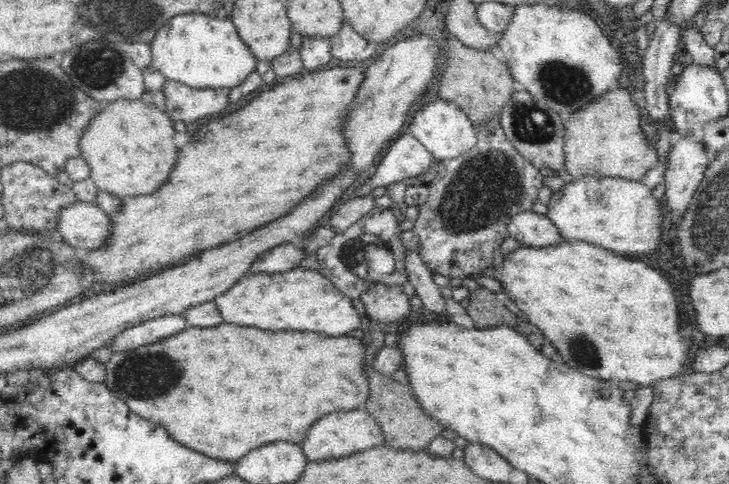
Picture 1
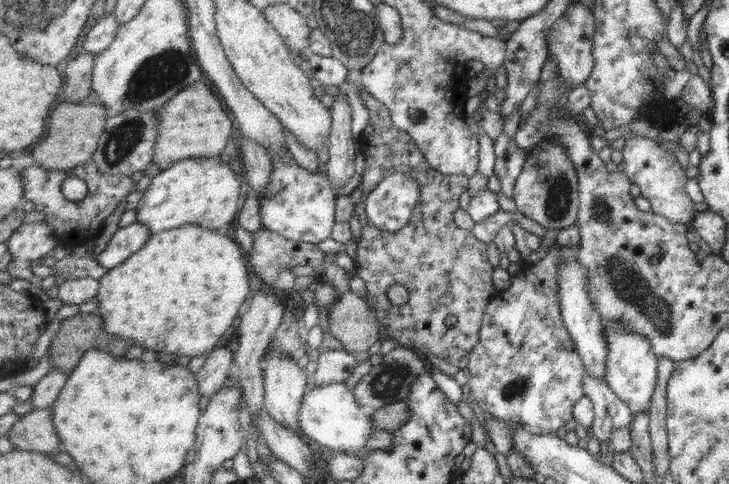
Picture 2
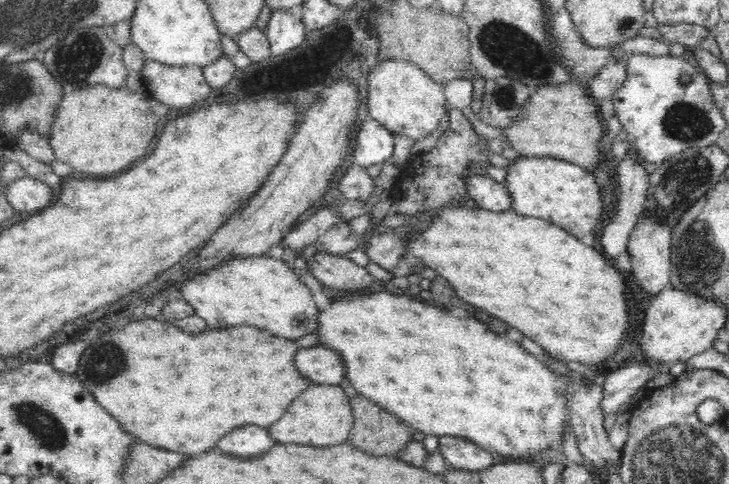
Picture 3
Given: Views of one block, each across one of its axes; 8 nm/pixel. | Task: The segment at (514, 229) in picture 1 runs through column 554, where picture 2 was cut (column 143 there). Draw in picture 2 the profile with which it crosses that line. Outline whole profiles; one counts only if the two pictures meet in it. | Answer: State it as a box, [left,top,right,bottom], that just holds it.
[96,221,151,269]

